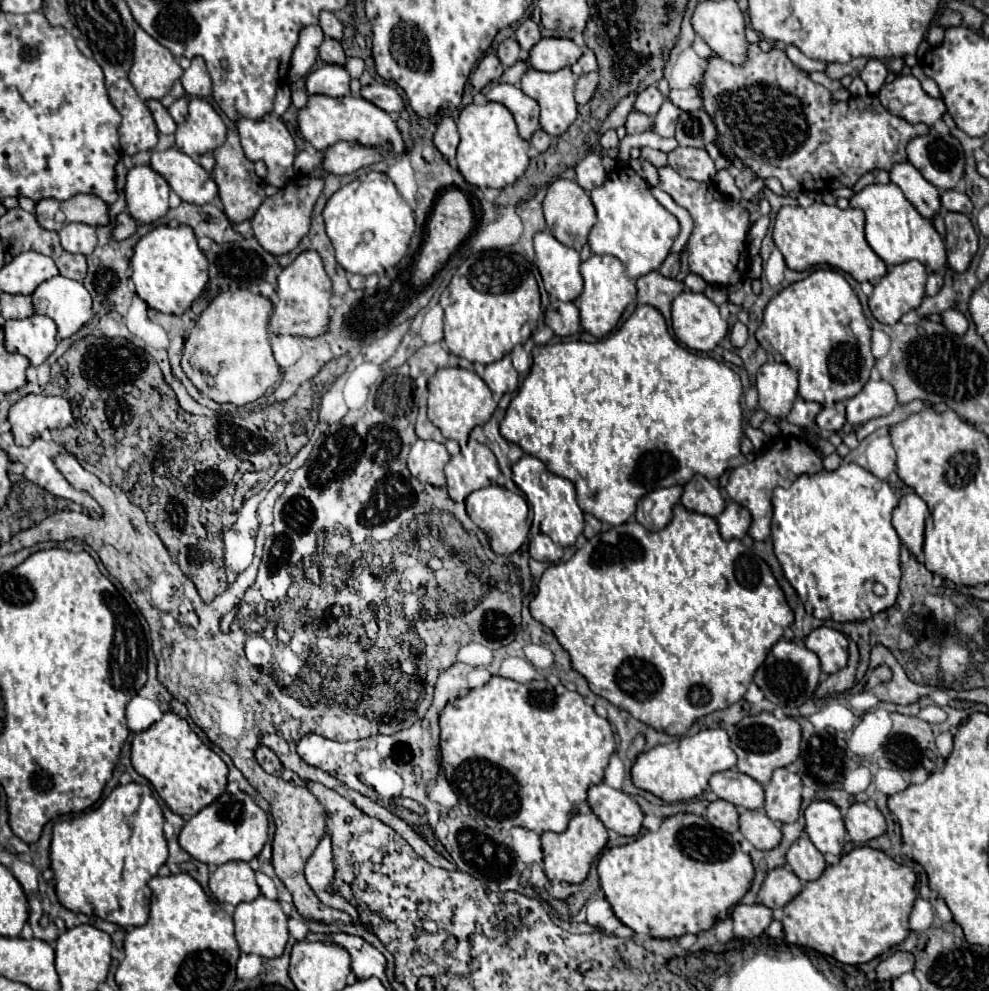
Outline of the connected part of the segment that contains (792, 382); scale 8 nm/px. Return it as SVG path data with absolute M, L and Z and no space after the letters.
M766 362L756 376L760 406L770 418L786 418L796 394L798 374L784 362Z

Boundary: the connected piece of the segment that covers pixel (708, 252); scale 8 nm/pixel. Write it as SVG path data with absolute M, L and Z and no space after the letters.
M670 166L658 168L660 176L660 188L668 192L674 202L682 208L686 208L694 218L694 230L688 240L688 266L694 274L702 276L708 284L718 286L734 286L736 282L742 282L748 274L748 262L746 262L746 234L752 226L750 212L740 206L738 202L726 198L718 192L714 184L708 182L696 182L682 178L676 170Z

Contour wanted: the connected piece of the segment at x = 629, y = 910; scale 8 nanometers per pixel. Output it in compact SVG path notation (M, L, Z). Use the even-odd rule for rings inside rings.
M674 814L670 818L666 818L662 822L662 826L656 830L656 832L646 832L642 834L640 838L636 838L634 842L626 844L626 846L618 846L618 848L610 848L606 850L600 860L598 860L598 874L600 874L600 886L606 894L606 900L612 904L612 910L614 914L626 924L630 926L636 934L644 934L644 936L652 936L652 938L680 938L688 932L692 934L698 934L702 930L708 930L714 926L716 920L724 920L728 916L728 910L740 902L740 898L750 890L750 884L754 880L754 866L752 866L752 860L748 854L742 852L740 844L728 834L728 832L722 832L718 828L714 828L706 818L700 818L696 814Z

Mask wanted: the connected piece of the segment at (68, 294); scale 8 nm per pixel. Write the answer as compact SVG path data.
M66 276L42 282L34 294L36 314L50 316L58 326L58 340L70 338L92 318L92 298L88 290Z

